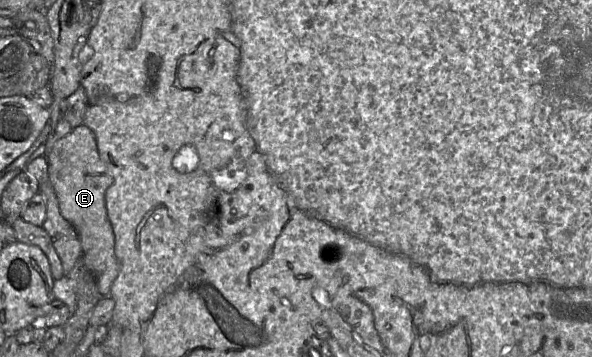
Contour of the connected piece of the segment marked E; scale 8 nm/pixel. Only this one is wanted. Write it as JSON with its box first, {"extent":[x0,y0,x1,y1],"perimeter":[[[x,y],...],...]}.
{"extent":[46,125,119,296],"perimeter":[[[80,125],[57,140],[46,155],[48,181],[51,183],[62,217],[77,232],[85,267],[94,276],[101,296],[108,296],[110,287],[119,272],[114,253],[114,234],[107,217],[105,192],[112,177],[98,154],[94,133]]]}

